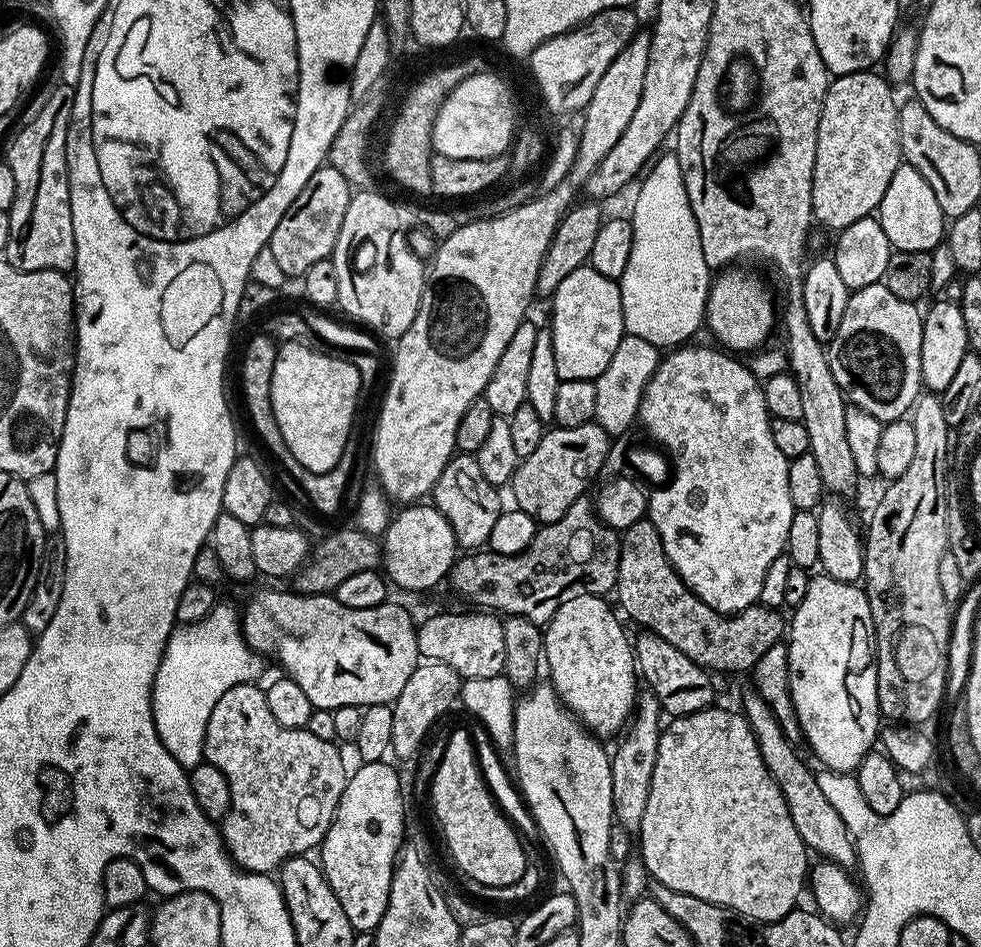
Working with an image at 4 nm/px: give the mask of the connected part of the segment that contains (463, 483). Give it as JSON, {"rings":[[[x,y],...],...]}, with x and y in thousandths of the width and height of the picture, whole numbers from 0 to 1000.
{"rings":[[[465,479],[451,496],[446,509],[440,514],[438,528],[442,535],[459,551],[466,576],[473,581],[489,581],[499,568],[499,559],[508,551],[512,540],[507,512],[495,509],[484,480]]]}

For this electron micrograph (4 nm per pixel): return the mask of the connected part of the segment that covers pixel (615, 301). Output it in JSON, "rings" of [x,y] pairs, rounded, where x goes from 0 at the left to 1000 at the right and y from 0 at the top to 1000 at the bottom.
{"rings":[[[596,281],[580,289],[561,314],[566,385],[573,401],[609,401],[638,353],[631,299]]]}

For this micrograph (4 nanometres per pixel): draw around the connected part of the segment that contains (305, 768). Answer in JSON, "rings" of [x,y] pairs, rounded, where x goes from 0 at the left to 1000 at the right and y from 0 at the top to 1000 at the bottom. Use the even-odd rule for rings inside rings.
{"rings":[[[244,722],[222,737],[222,746],[214,750],[214,762],[210,762],[208,803],[222,809],[230,817],[230,826],[234,826],[236,854],[226,867],[226,882],[238,912],[250,921],[277,923],[297,904],[325,897],[345,855],[349,834],[355,829],[357,811],[351,808],[351,798],[341,785],[320,779],[313,769],[283,767],[279,754],[275,754],[275,746],[271,746],[271,730],[263,723]]]}

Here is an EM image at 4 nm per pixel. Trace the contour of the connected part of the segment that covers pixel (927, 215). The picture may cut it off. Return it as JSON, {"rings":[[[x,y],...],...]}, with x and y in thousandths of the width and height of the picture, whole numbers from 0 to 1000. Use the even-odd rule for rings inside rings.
{"rings":[[[918,171],[915,180],[911,180],[911,188],[907,188],[903,205],[899,205],[895,231],[899,243],[903,243],[905,257],[914,266],[950,266],[957,258],[963,257],[964,229],[960,218],[956,218],[948,192],[944,192],[944,188],[925,171]]]}

